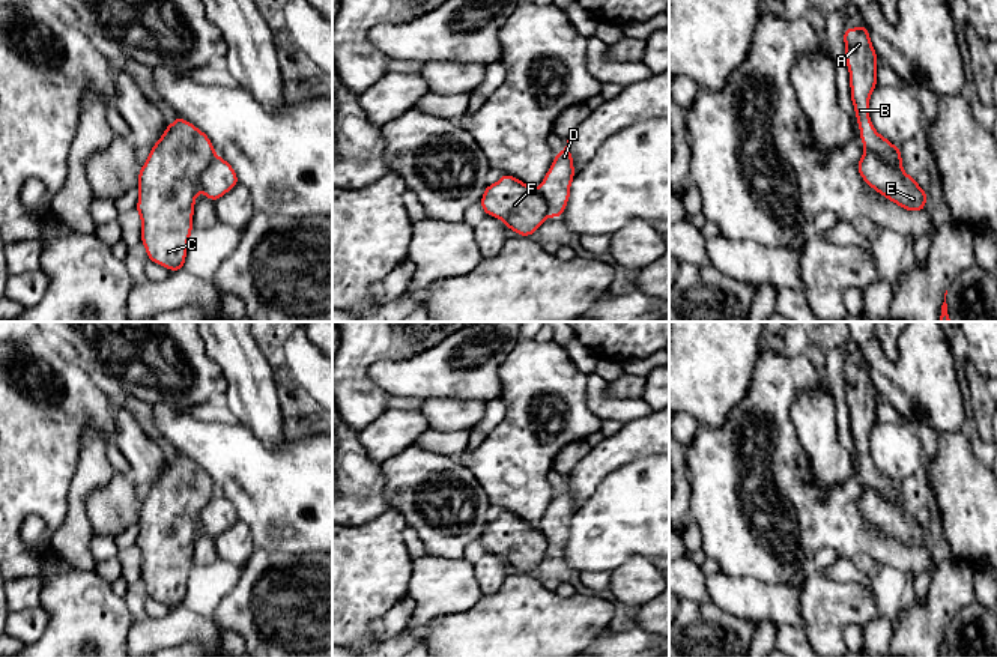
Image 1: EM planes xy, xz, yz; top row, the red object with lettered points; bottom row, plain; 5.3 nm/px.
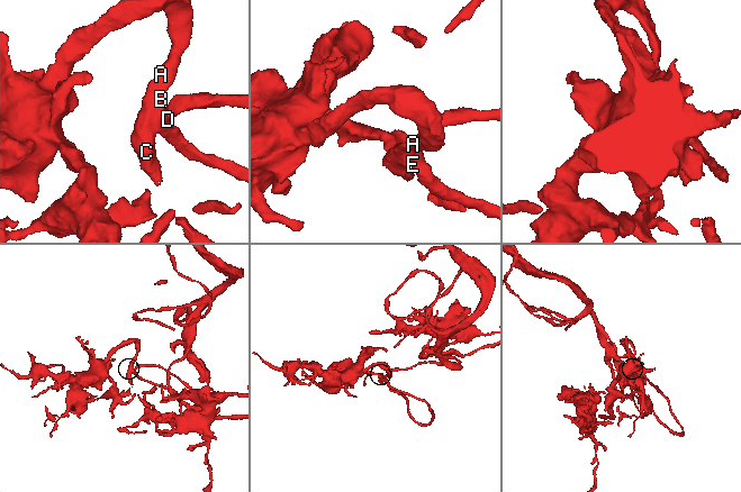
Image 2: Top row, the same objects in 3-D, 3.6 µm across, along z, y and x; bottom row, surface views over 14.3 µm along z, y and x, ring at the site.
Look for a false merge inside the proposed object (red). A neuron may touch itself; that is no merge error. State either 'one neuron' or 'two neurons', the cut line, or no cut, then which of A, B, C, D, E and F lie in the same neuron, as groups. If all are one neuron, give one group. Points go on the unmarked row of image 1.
one neuron; cut none; groups A B C D E F

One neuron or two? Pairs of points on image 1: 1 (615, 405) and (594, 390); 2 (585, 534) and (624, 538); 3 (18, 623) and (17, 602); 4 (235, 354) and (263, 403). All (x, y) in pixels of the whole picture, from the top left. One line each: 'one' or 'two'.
1: one
2: one
3: two
4: one

